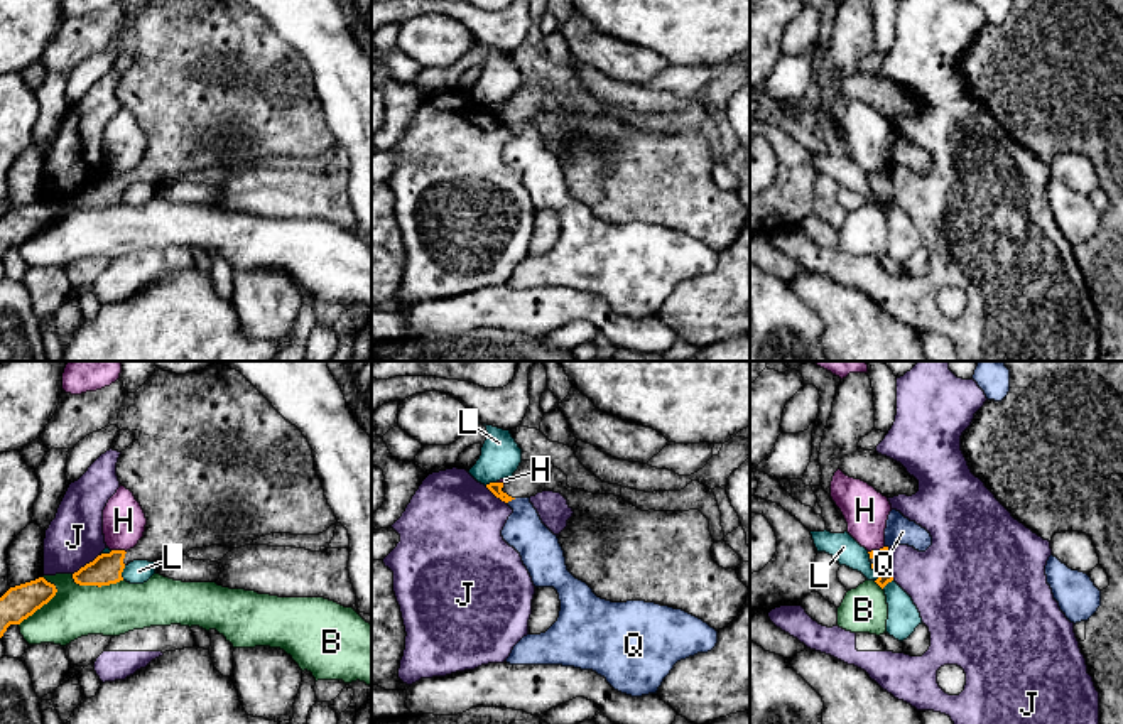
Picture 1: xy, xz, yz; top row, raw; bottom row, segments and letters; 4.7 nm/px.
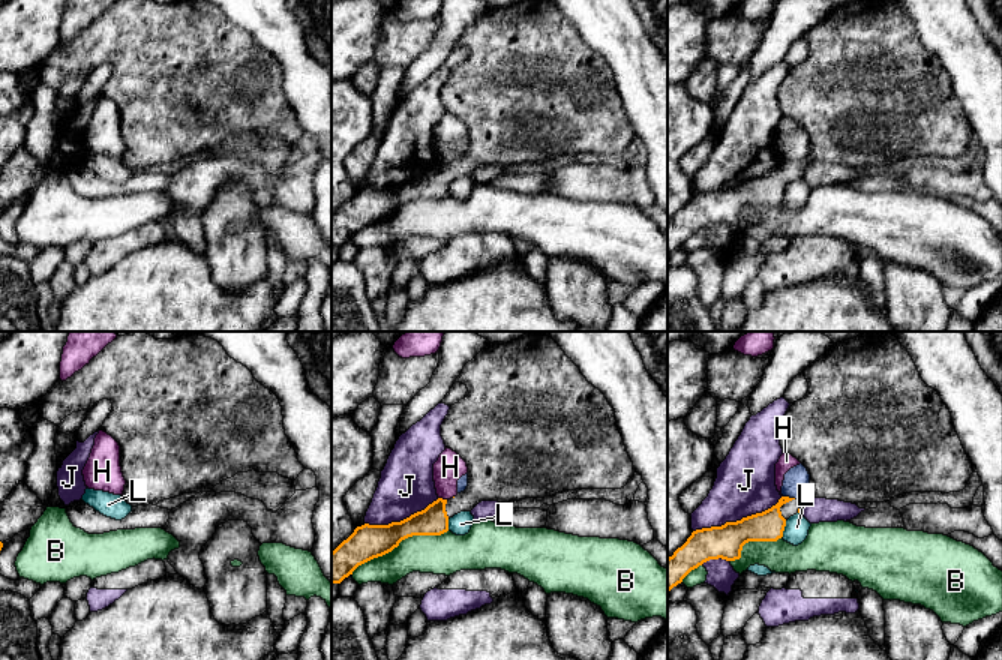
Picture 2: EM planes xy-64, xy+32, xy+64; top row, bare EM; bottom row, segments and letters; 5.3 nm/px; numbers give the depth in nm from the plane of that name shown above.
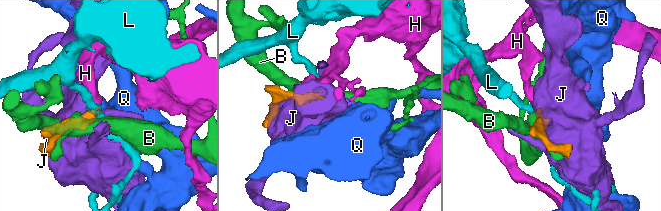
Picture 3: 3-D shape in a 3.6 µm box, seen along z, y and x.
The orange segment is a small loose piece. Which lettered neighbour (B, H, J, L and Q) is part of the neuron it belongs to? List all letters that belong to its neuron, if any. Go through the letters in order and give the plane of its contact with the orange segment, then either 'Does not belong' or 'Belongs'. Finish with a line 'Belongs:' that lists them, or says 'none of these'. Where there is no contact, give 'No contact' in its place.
B: Touches orange in xy. Does not belong
H: Touches orange in xy. Does not belong
J: Touches orange in xy. Does not belong
L: Touches orange in yz. Does not belong
Q: Touches orange in xz. Does not belong
Belongs: none of these

